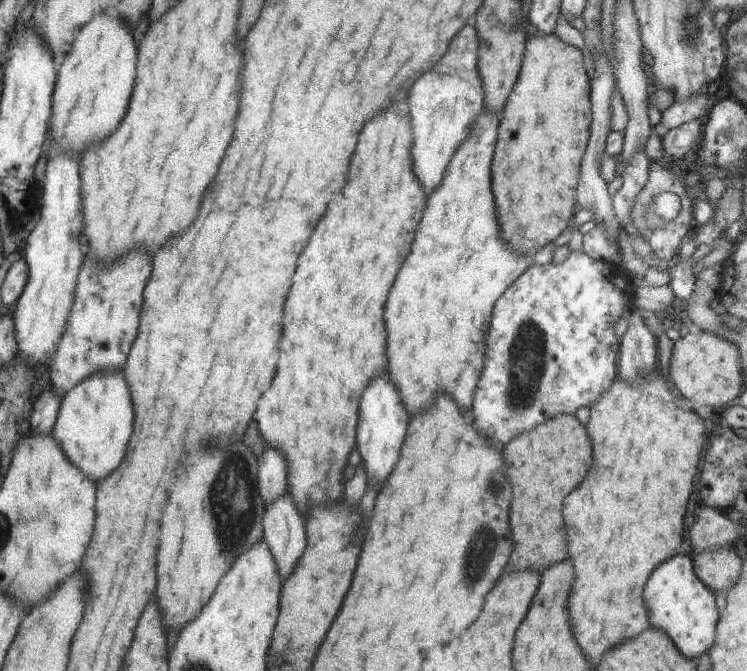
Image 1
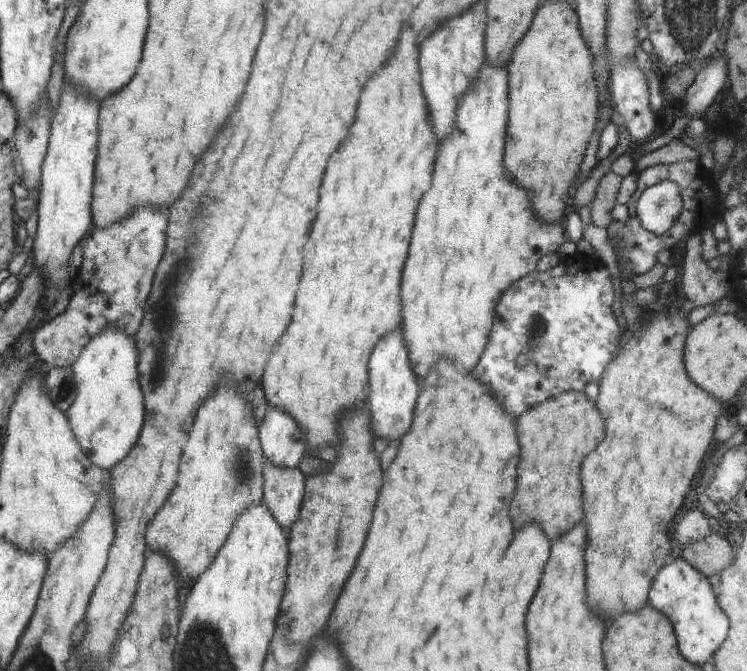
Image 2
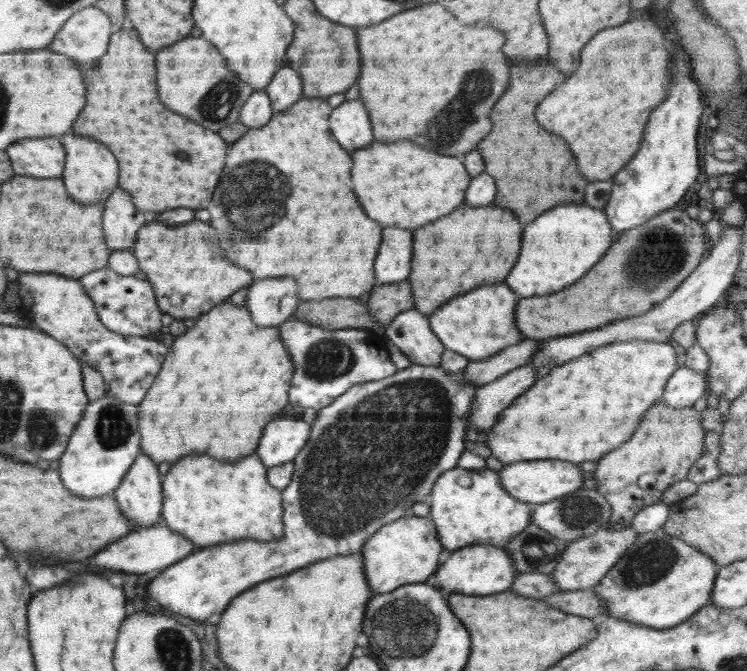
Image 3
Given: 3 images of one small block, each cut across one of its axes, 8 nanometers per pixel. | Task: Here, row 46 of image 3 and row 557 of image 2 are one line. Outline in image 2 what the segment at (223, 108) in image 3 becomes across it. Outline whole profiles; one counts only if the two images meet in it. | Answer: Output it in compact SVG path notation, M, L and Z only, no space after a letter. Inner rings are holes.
M220 384L218 392L212 394L196 414L196 422L190 430L190 438L180 460L180 476L176 488L145 530L148 550L162 553L172 560L182 586L190 586L200 578L200 574L212 564L214 556L231 534L237 518L263 500L263 466L266 460L256 424L252 405L240 394L236 394L236 390L228 384Z

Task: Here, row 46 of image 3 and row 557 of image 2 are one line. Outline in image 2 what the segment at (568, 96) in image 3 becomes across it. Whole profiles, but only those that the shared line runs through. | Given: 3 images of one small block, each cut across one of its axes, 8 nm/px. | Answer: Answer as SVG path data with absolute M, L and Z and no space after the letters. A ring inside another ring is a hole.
M671 301L660 305L660 312L647 328L638 326L626 334L621 349L601 376L594 403L605 424L604 440L584 458L580 472L588 534L588 546L584 549L587 604L592 612L604 618L618 618L622 612L636 613L648 604L652 581L666 565L666 556L672 550L668 524L680 510L692 478L708 452L716 416L726 410L725 404L696 386L686 374L682 356L692 326L688 315L675 310Z

